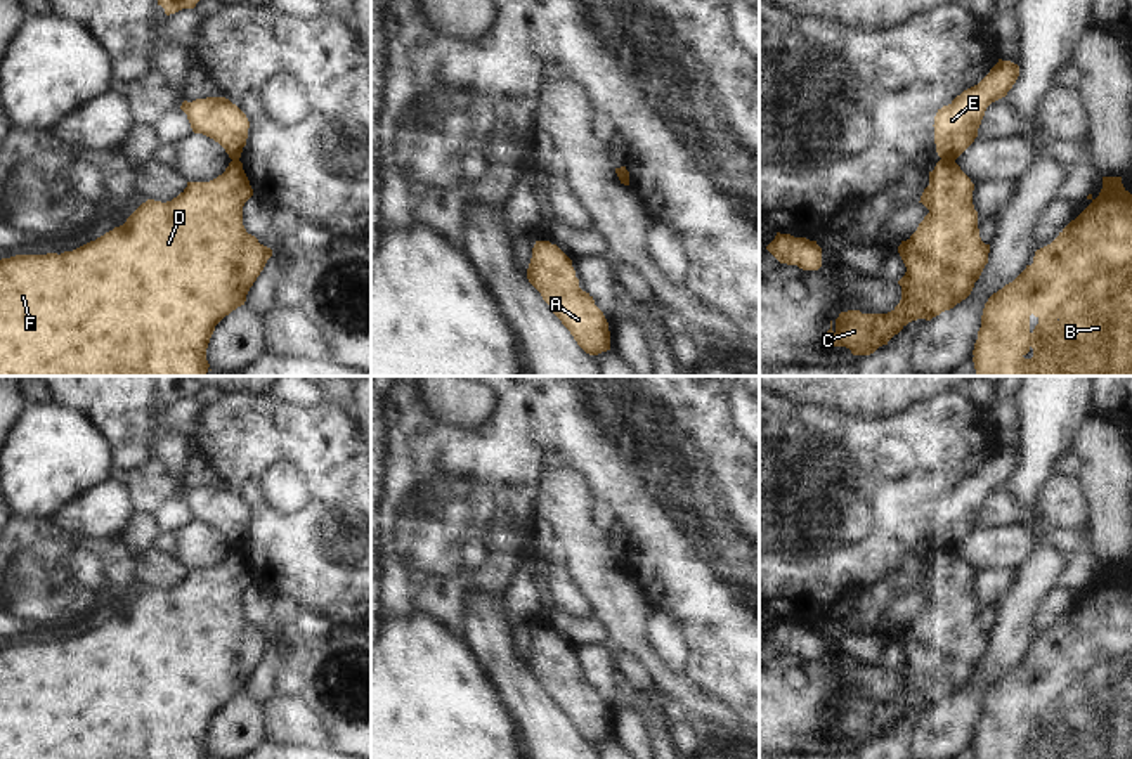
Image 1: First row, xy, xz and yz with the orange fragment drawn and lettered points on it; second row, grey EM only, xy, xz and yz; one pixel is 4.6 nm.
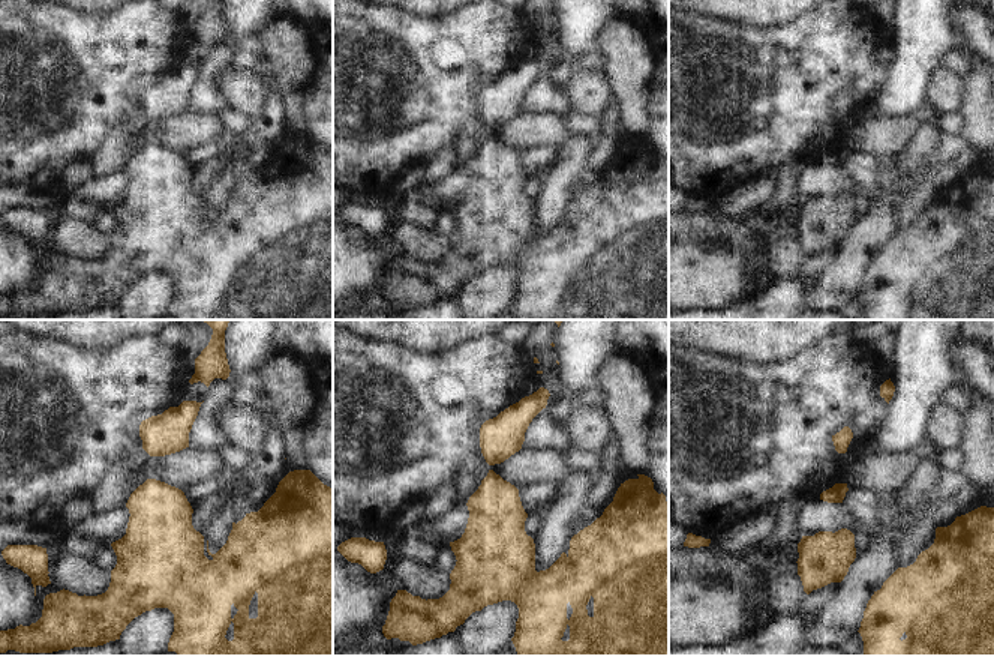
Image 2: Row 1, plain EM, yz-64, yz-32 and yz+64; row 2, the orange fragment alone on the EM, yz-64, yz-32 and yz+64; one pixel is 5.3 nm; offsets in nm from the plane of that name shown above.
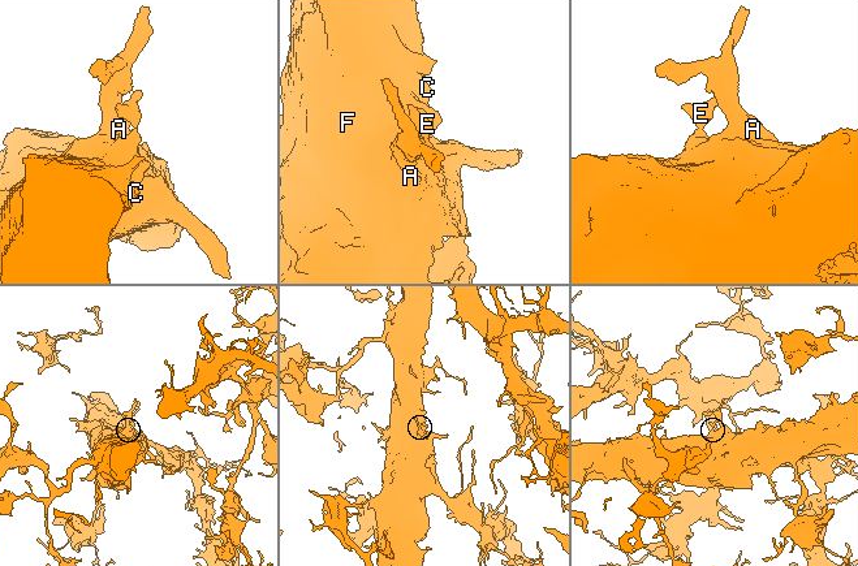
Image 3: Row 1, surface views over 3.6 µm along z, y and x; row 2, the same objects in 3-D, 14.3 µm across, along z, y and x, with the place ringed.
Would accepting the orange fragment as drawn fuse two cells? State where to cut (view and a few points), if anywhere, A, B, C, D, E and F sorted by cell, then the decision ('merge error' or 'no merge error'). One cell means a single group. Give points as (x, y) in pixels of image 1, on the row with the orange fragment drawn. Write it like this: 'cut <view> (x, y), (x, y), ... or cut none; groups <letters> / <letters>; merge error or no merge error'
cut yz (942, 156), (954, 162); groups A B C D F / E; merge error

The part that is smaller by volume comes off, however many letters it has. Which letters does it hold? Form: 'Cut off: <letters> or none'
Cut off: E

